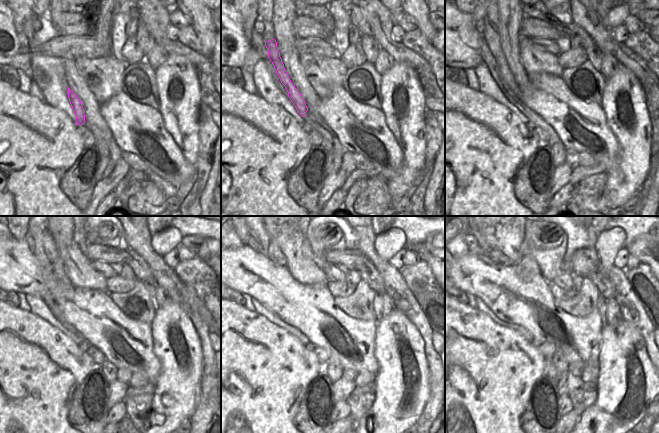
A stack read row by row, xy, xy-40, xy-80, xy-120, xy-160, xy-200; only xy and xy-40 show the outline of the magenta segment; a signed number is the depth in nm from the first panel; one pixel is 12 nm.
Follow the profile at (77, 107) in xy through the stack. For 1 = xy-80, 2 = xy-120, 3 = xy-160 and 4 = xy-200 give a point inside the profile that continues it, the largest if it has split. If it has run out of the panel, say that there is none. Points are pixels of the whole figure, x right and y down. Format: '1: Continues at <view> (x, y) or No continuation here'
1: Continues at xy-80 (491, 36)
2: Continues at xy-120 (39, 252)
3: Continues at xy-160 (261, 236)
4: Continues at xy-200 (479, 236).

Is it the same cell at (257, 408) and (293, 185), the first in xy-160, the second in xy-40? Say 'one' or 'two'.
two

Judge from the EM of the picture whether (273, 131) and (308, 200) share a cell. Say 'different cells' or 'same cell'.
different cells

